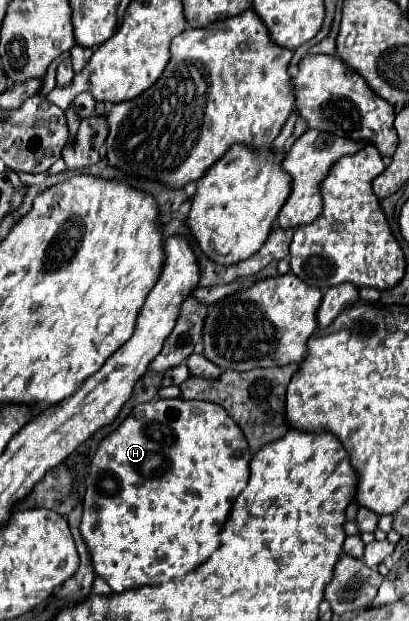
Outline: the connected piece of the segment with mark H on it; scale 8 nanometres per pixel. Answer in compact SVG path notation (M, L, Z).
M158 399L146 403L146 413L142 417L126 417L116 431L106 435L100 443L98 449L92 457L90 471L86 475L86 493L82 497L82 521L80 521L80 533L84 543L88 545L88 551L92 555L92 565L98 577L102 577L114 593L122 593L128 589L138 589L142 585L156 587L160 581L170 581L174 577L184 577L192 569L196 569L200 563L204 563L210 555L218 553L218 533L222 529L222 523L226 521L234 499L240 495L240 491L246 487L248 481L248 463L250 463L250 451L248 443L240 431L240 427L218 407L216 403L210 401L186 401L186 399Z

